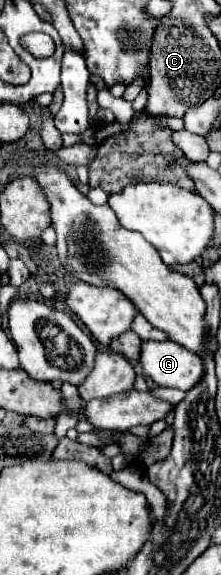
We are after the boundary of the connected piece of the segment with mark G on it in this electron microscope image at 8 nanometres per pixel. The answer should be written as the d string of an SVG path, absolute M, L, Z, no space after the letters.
M144 340L140 344L140 366L154 384L184 392L200 380L200 374L204 374L198 354L172 340Z

